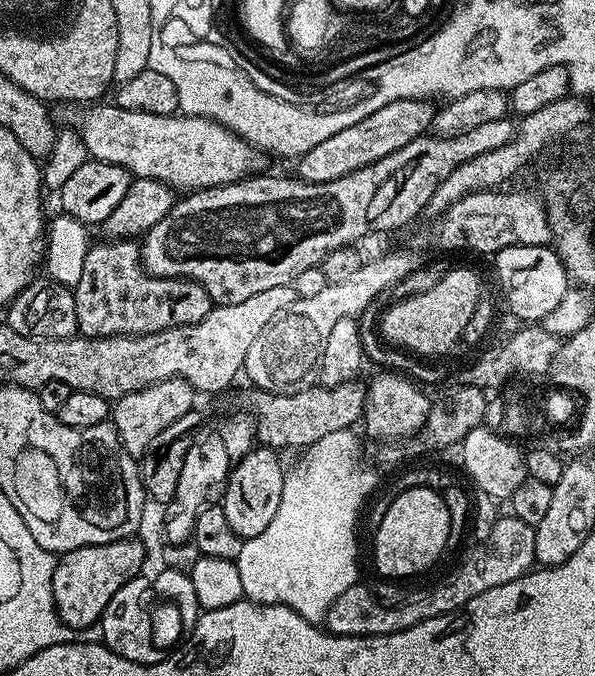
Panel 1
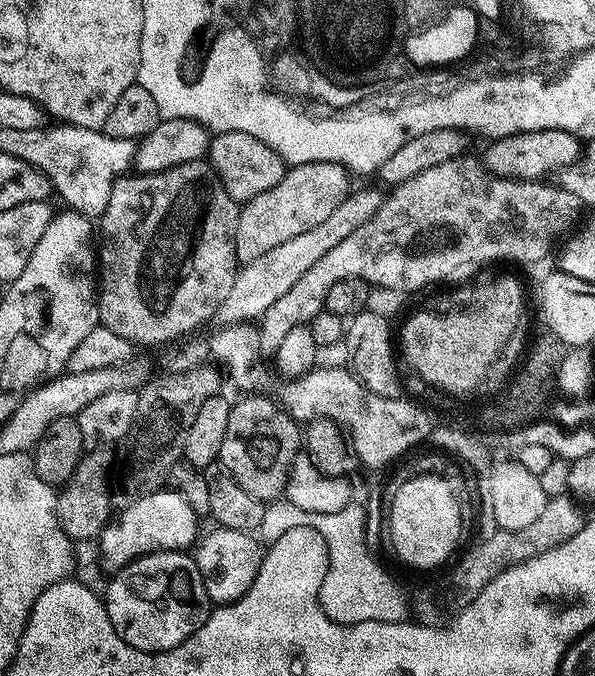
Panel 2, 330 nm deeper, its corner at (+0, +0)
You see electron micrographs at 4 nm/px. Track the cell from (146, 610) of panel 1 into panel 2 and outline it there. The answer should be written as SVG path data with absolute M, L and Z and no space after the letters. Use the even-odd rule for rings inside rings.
M187 551L151 552L115 573L109 579L112 581L108 589L102 592L102 599L118 638L143 652L165 652L190 638L208 620L210 601L209 598L180 598L172 584L180 570L193 567L198 570L195 559Z

